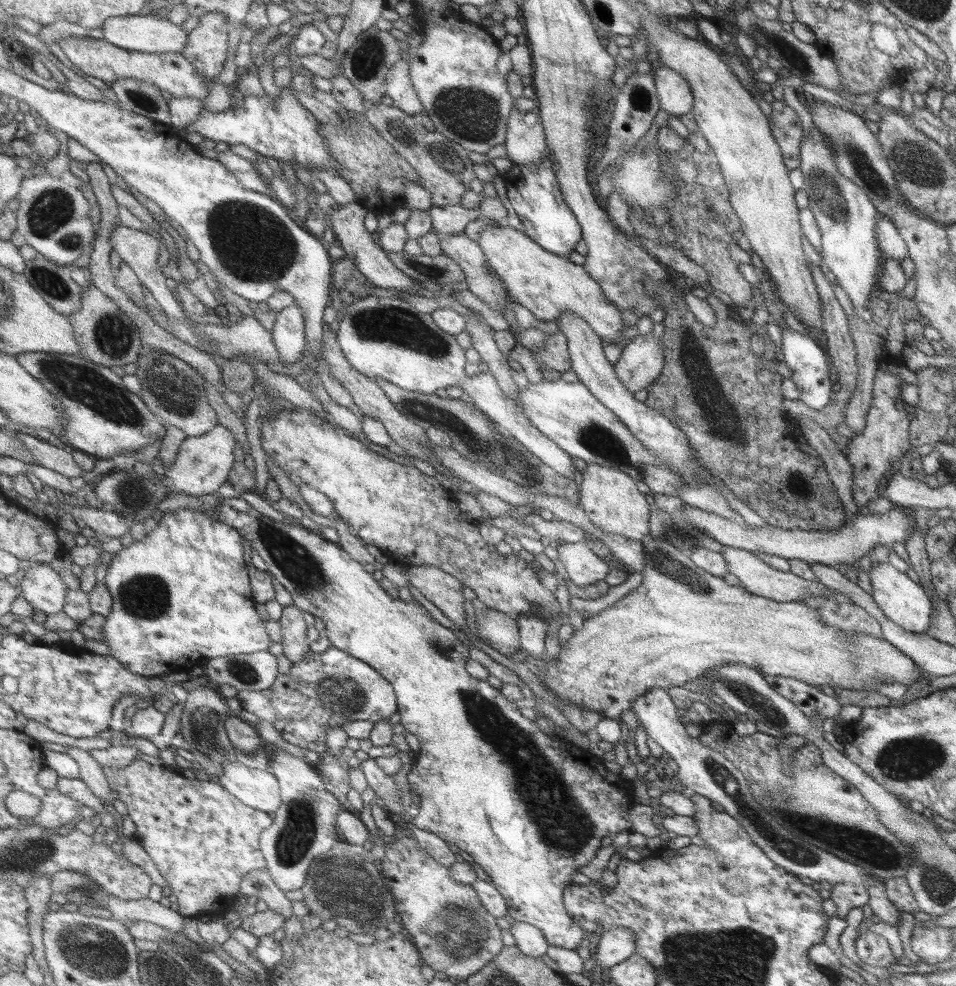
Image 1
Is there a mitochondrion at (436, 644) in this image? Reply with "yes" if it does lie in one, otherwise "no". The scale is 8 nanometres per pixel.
yes

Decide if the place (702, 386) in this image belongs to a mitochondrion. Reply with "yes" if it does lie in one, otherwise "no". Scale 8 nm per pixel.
yes

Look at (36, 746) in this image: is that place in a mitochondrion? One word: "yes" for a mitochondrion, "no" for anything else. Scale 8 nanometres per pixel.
no

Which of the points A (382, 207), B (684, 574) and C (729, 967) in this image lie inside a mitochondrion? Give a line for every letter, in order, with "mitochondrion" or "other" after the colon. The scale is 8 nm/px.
A: other
B: mitochondrion
C: mitochondrion

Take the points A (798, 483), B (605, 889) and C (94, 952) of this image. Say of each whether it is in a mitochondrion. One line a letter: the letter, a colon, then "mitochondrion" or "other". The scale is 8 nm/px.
A: mitochondrion
B: other
C: mitochondrion

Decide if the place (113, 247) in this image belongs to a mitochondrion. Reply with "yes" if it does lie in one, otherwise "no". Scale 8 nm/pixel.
no

